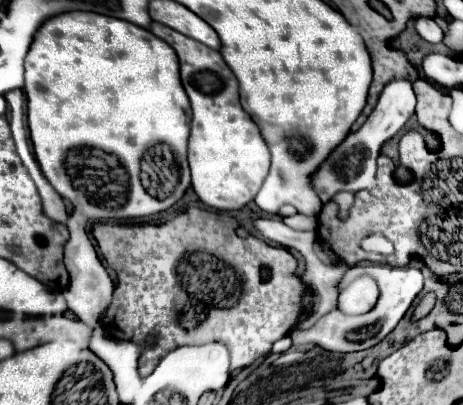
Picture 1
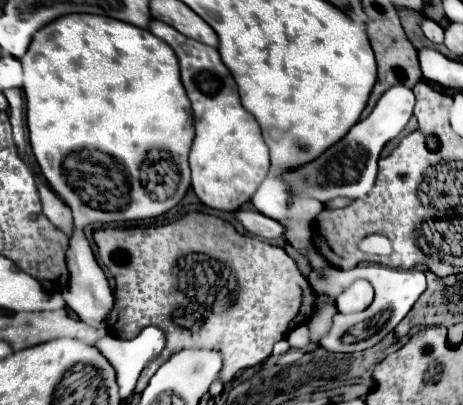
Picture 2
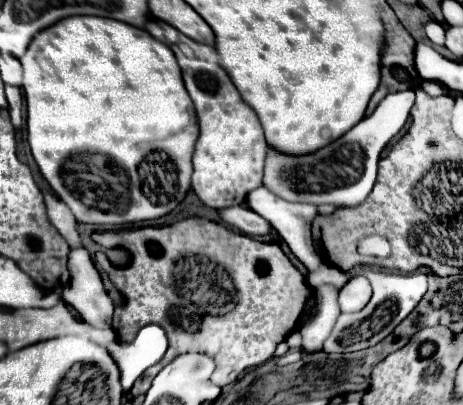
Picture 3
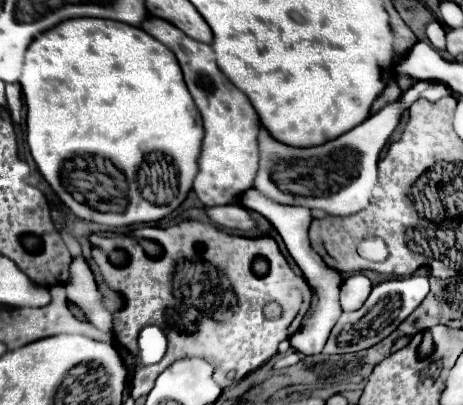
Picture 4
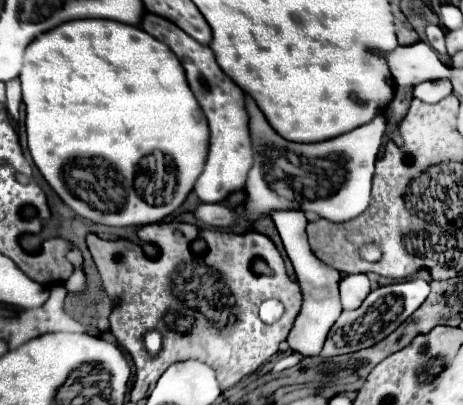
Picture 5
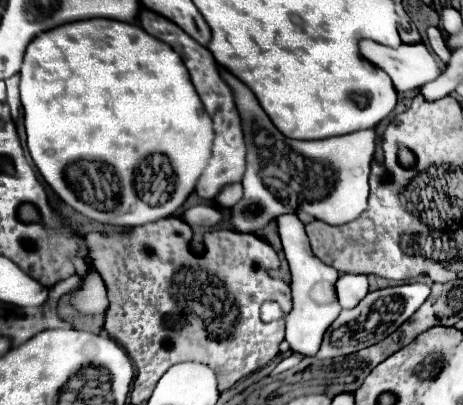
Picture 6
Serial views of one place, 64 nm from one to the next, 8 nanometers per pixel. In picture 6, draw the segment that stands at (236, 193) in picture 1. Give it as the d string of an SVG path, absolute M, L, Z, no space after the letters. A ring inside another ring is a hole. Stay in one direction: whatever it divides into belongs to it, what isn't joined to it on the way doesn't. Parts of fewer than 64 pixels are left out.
M142 8L138 14L138 22L140 26L152 34L154 38L170 44L184 60L190 76L192 76L192 84L206 108L206 112L210 114L210 118L214 120L214 130L216 130L216 138L214 138L214 148L212 148L212 158L208 162L208 168L202 172L202 176L196 182L196 192L200 198L204 200L212 200L222 186L232 184L232 182L240 182L244 168L246 168L246 146L244 146L244 134L240 128L240 118L234 106L234 98L230 88L224 84L224 80L220 78L218 70L216 70L216 62L214 56L210 54L208 48L200 46L196 40L192 40L188 34L184 34L184 30L180 26L176 26L174 22L170 22L168 18L150 12L148 8Z

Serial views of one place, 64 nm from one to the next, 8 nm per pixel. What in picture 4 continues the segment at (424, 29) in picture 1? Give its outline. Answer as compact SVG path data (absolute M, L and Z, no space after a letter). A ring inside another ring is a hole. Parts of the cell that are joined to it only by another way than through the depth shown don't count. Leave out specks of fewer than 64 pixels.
M430 22L426 26L426 36L428 36L430 44L438 50L444 50L444 34L446 32L444 32L444 26L440 22Z

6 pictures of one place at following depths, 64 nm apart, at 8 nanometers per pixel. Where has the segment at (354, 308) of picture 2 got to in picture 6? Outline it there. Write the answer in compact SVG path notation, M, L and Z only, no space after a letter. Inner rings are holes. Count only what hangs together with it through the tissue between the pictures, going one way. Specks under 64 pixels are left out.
M340 274L336 282L336 296L342 308L354 308L368 294L366 276L358 274Z

